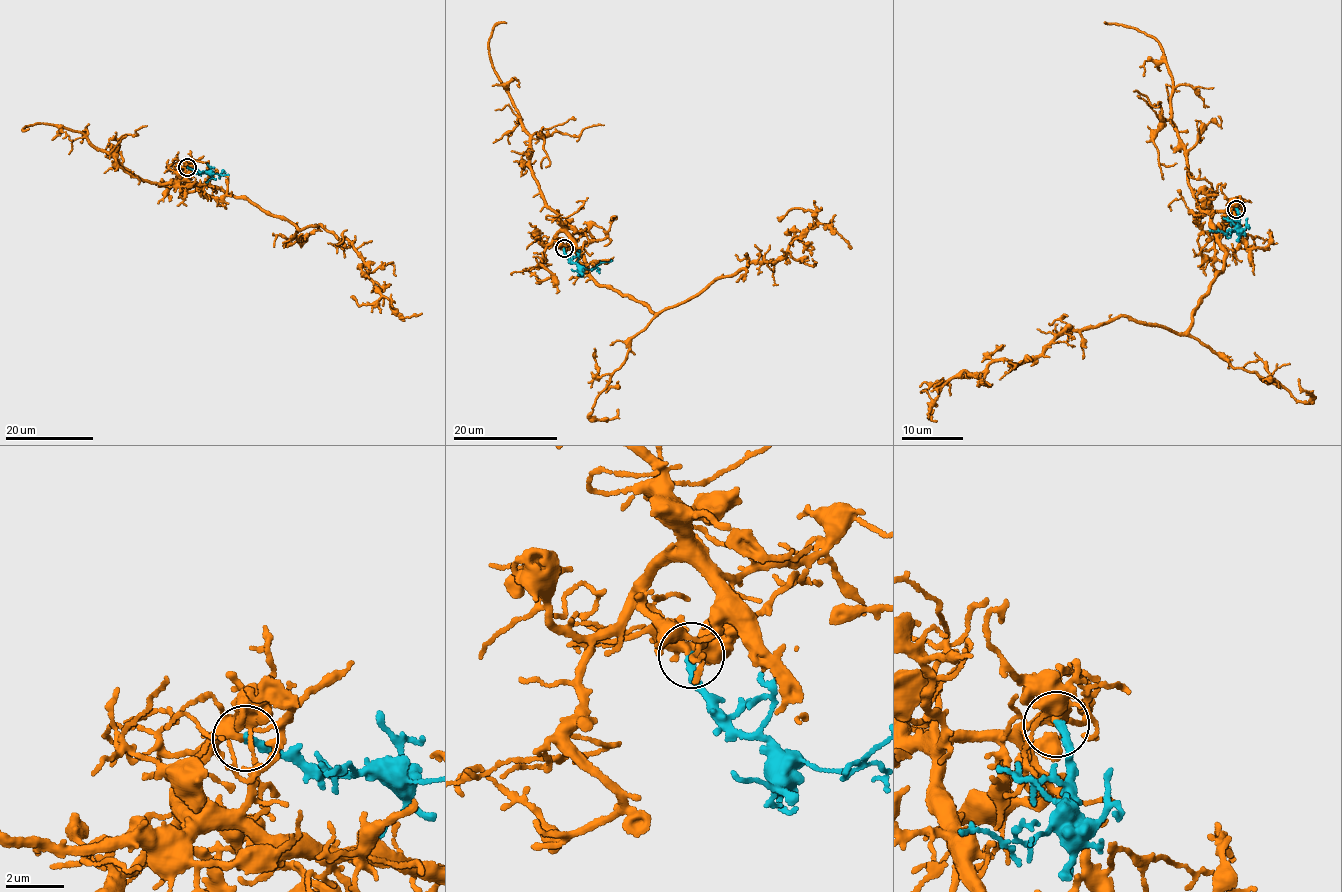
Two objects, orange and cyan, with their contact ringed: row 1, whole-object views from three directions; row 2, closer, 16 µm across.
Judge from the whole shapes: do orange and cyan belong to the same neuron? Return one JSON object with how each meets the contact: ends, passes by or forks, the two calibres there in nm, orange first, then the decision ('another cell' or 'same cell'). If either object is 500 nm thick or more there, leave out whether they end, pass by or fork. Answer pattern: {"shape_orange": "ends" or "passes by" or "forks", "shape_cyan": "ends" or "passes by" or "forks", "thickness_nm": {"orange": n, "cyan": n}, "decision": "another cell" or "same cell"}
{"shape_orange": "forks", "shape_cyan": "ends", "thickness_nm": {"orange": 320, "cyan": 280}, "decision": "same cell"}

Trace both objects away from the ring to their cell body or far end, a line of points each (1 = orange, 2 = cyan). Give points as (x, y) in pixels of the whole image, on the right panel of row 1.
1: (1236, 208), (1209, 214), (1224, 269), (1188, 328), (1068, 326), (1033, 358), (949, 380), (936, 421)
2: (1236, 209), (1238, 224), (1234, 231), (1226, 234), (1209, 229)

